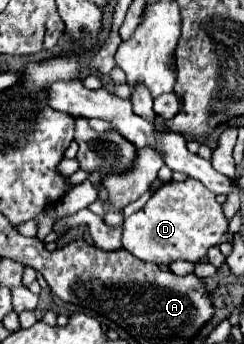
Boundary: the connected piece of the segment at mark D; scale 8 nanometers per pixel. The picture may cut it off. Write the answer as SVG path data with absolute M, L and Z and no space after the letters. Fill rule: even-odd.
M186 179L182 183L170 181L166 185L162 185L160 189L156 189L152 193L152 197L148 199L148 203L134 215L130 215L126 219L124 225L124 247L138 257L140 261L150 261L156 265L164 265L168 267L172 261L182 259L182 261L190 261L196 263L202 257L206 257L206 251L214 245L220 245L224 233L228 231L228 219L222 213L222 205L216 201L216 195L210 193L200 181L196 179Z

